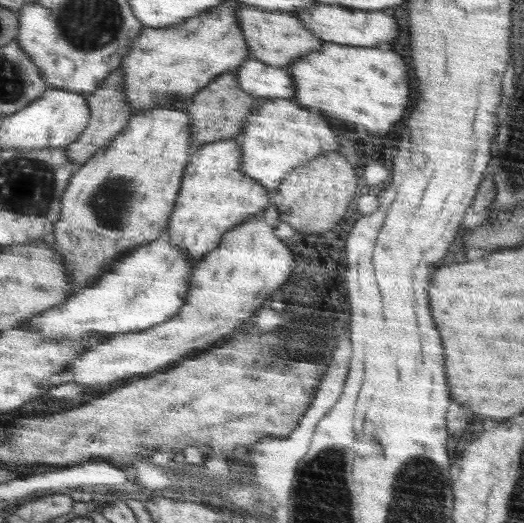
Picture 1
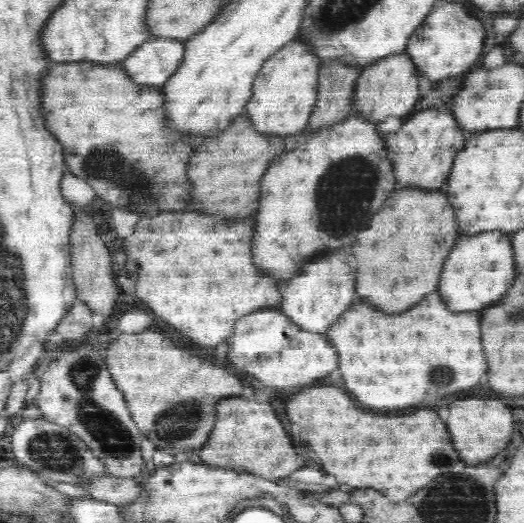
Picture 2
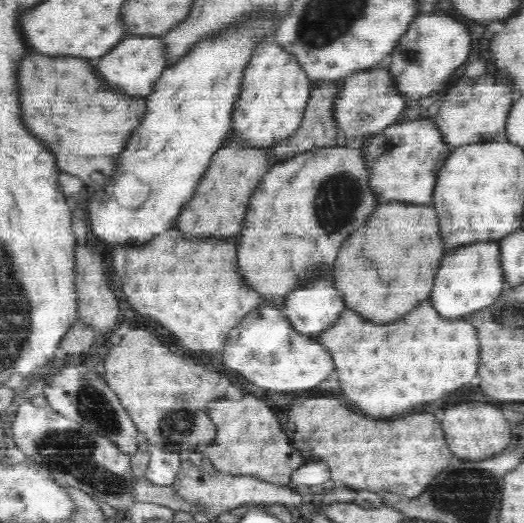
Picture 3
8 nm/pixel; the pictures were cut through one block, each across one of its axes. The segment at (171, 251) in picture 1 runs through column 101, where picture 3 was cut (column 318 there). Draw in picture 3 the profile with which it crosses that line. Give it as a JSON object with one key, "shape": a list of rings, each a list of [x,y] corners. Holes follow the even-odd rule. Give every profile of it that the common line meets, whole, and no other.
{"shape":[[[324,274],[285,297],[283,315],[303,336],[318,336],[330,328],[346,308],[334,290],[333,276]]]}

